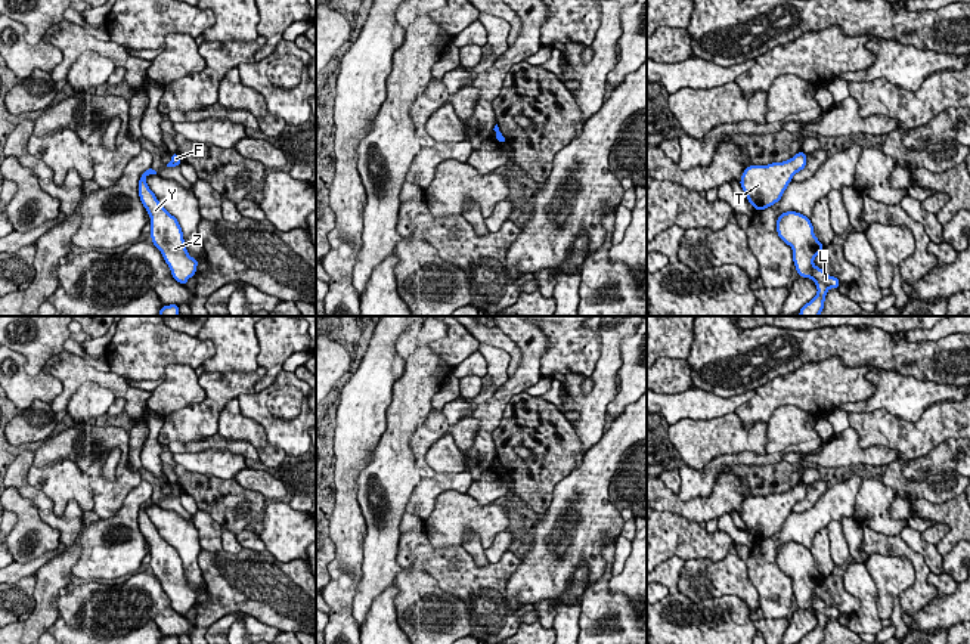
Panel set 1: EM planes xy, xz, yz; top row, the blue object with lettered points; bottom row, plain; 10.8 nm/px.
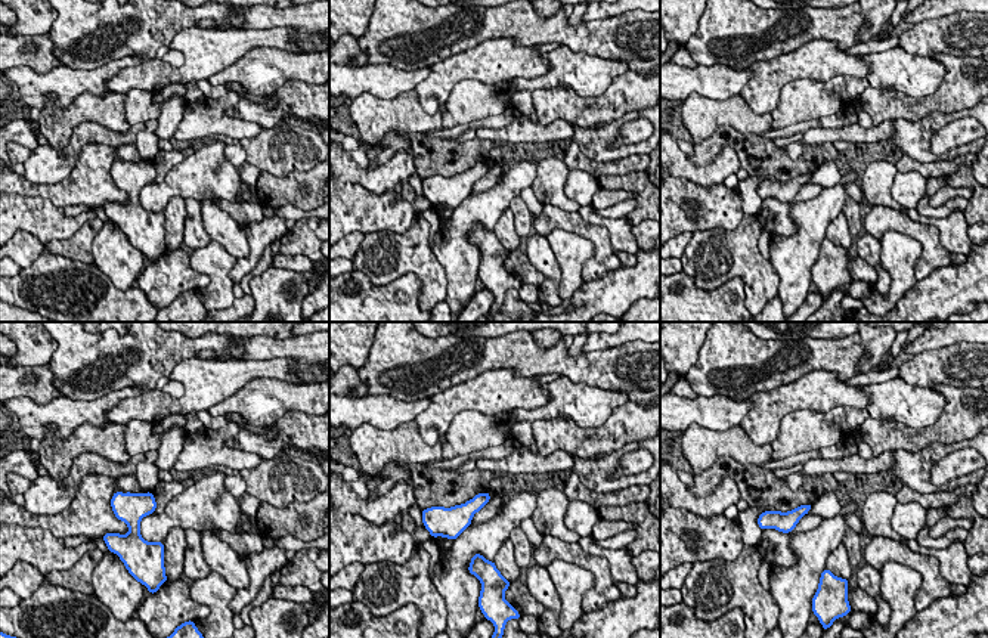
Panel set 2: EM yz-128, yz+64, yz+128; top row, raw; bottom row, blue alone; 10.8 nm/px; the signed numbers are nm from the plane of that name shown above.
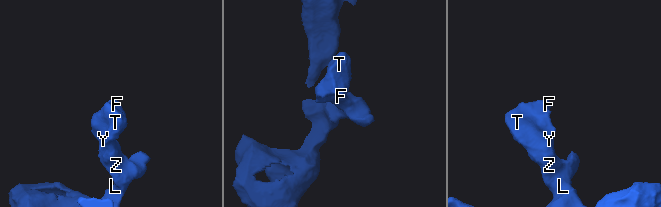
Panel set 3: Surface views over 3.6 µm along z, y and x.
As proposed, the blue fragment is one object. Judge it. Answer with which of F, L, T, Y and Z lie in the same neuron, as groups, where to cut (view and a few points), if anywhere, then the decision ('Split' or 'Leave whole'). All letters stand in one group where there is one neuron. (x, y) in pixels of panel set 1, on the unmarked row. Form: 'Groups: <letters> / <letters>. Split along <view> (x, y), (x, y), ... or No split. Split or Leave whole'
Groups: F L T Y Z. No split. Leave whole

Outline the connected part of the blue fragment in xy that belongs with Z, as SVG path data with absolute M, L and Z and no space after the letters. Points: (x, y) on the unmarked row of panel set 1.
M151 498L139 510L139 529L151 547L152 575L161 582L162 589L171 601L171 607L182 616L196 604L198 591L190 588L183 570L183 561L174 547L171 547L149 520L145 508L156 505Z

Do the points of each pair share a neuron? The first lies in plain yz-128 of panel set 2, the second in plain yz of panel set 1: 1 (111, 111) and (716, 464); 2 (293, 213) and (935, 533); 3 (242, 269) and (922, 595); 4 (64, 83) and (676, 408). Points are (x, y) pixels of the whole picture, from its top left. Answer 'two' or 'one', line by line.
1: two
2: one
3: two
4: one

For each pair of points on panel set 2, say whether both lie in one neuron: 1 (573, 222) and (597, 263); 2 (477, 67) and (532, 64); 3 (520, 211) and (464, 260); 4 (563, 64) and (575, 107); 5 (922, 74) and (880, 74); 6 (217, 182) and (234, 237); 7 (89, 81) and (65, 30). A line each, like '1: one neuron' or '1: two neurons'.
1: one neuron
2: one neuron
3: two neurons
4: two neurons
5: one neuron
6: two neurons
7: two neurons

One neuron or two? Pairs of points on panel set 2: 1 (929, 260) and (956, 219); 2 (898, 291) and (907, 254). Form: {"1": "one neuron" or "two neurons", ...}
{"1": "two neurons", "2": "one neuron"}

